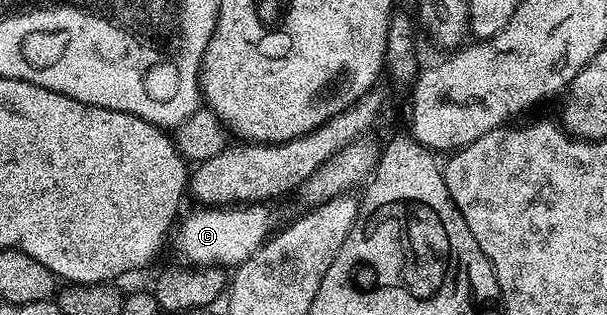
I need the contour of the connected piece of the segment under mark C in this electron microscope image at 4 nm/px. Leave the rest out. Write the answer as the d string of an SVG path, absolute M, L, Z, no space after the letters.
M250 203L248 205L230 205L227 207L202 206L201 211L193 211L181 223L181 251L190 259L190 264L200 265L202 268L214 266L220 269L236 269L246 263L269 238L273 227L273 215L266 208L266 204Z

